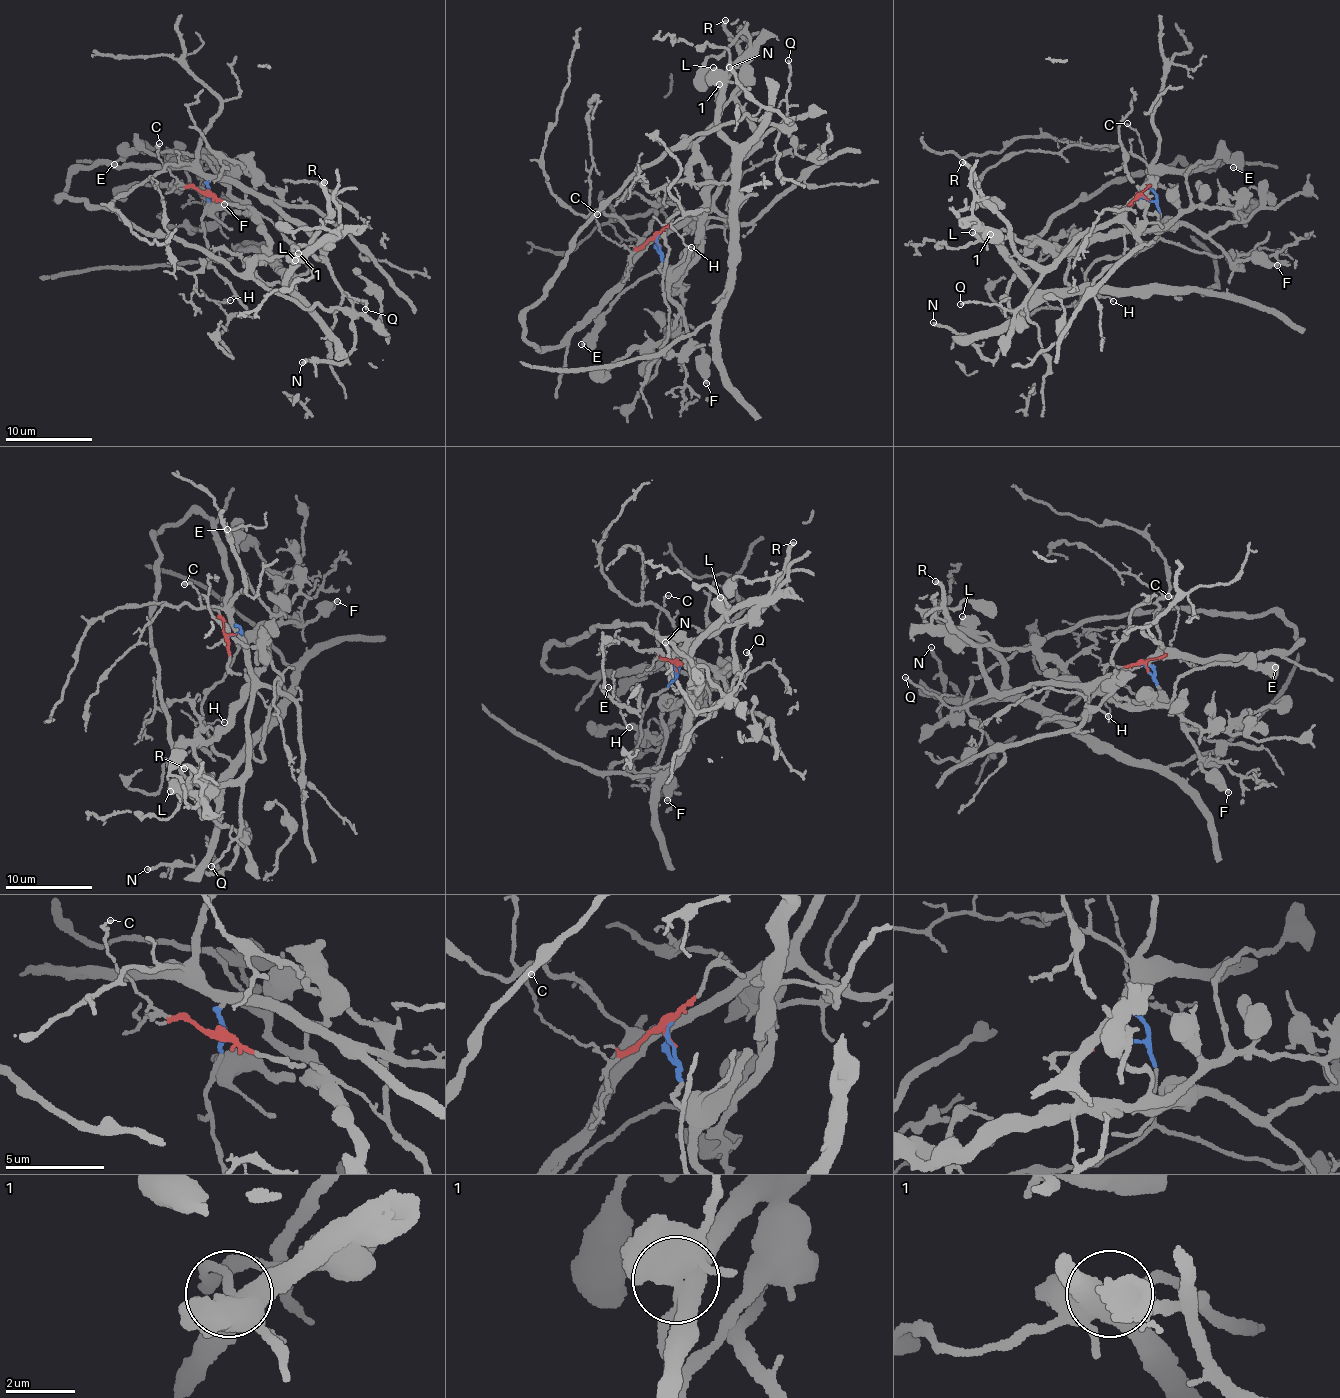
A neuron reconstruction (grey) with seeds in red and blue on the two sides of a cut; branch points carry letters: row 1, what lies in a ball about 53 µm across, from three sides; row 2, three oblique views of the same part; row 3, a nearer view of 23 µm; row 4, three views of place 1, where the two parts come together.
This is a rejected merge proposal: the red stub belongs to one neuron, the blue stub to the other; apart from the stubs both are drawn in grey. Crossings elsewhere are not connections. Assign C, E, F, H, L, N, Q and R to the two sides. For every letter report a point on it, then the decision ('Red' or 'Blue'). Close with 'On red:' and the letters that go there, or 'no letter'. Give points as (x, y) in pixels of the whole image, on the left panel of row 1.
C: Place: (159, 143). Red
E: Place: (114, 164). Blue
F: Place: (224, 204). Blue
H: Place: (230, 300). Blue
L: Place: (295, 260). Blue
N: Place: (302, 362). Blue
Q: Place: (365, 309). Blue
R: Place: (324, 182). Blue
On red: C

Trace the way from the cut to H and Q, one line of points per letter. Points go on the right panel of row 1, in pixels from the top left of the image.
H: (1142, 198), (1151, 200), (1160, 213), (1157, 238), (1134, 254), (1095, 259), (1077, 302), (1088, 289), (1113, 301)
Q: (1142, 198), (1154, 200), (1156, 193), (1147, 187), (1107, 222), (1076, 235), (1019, 307), (960, 303)

